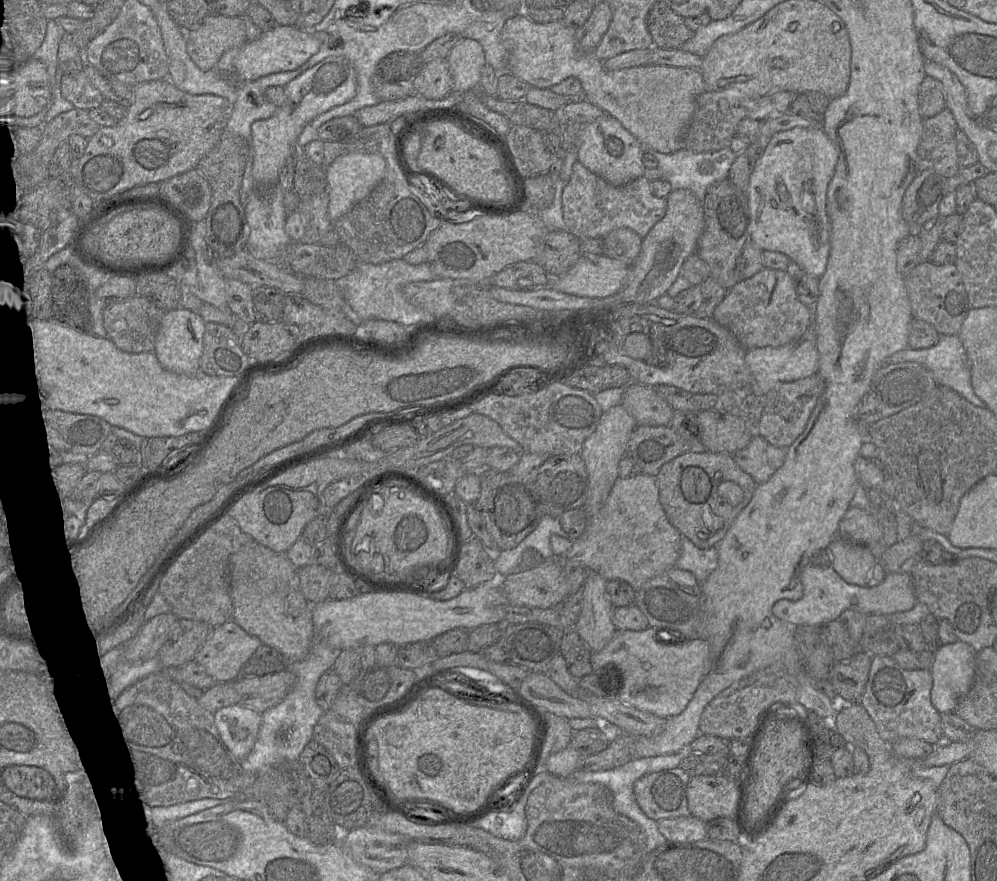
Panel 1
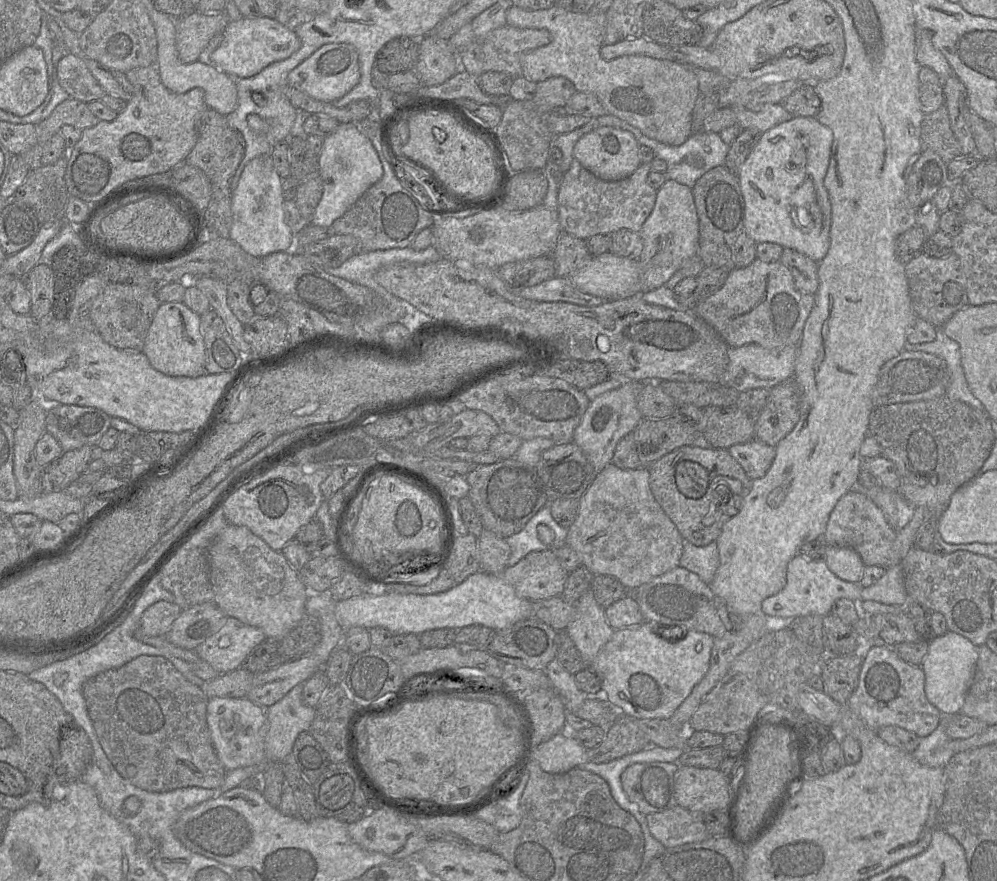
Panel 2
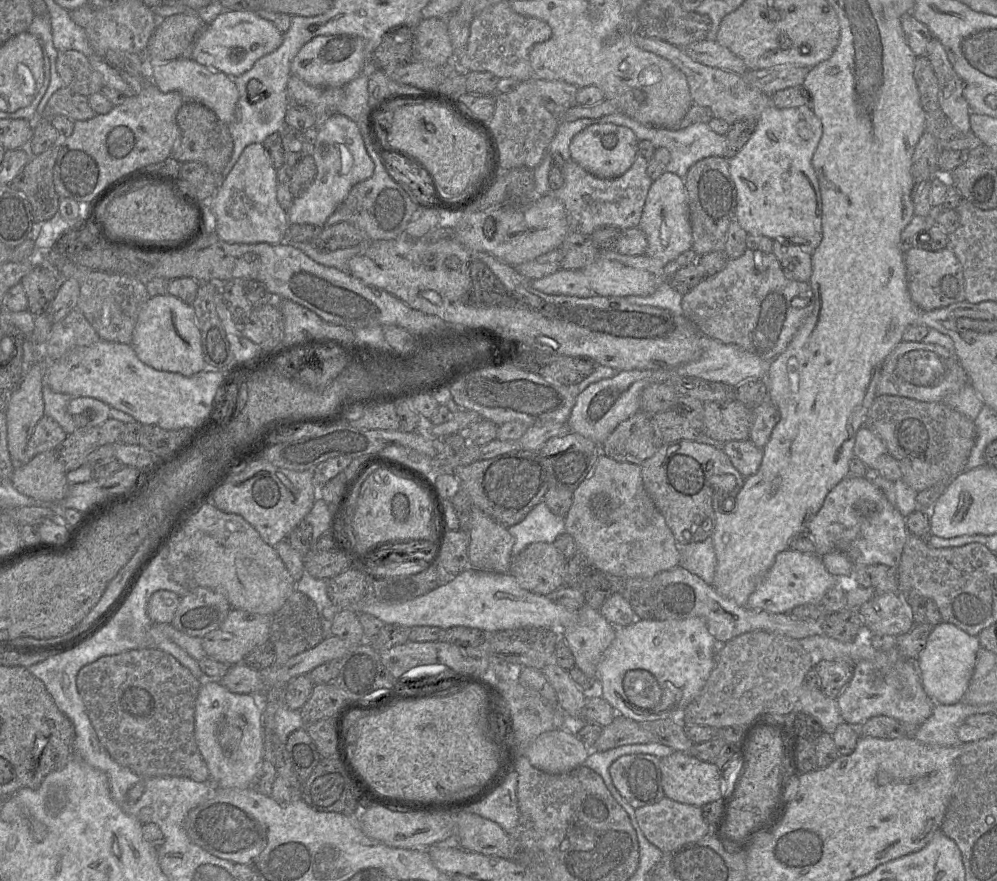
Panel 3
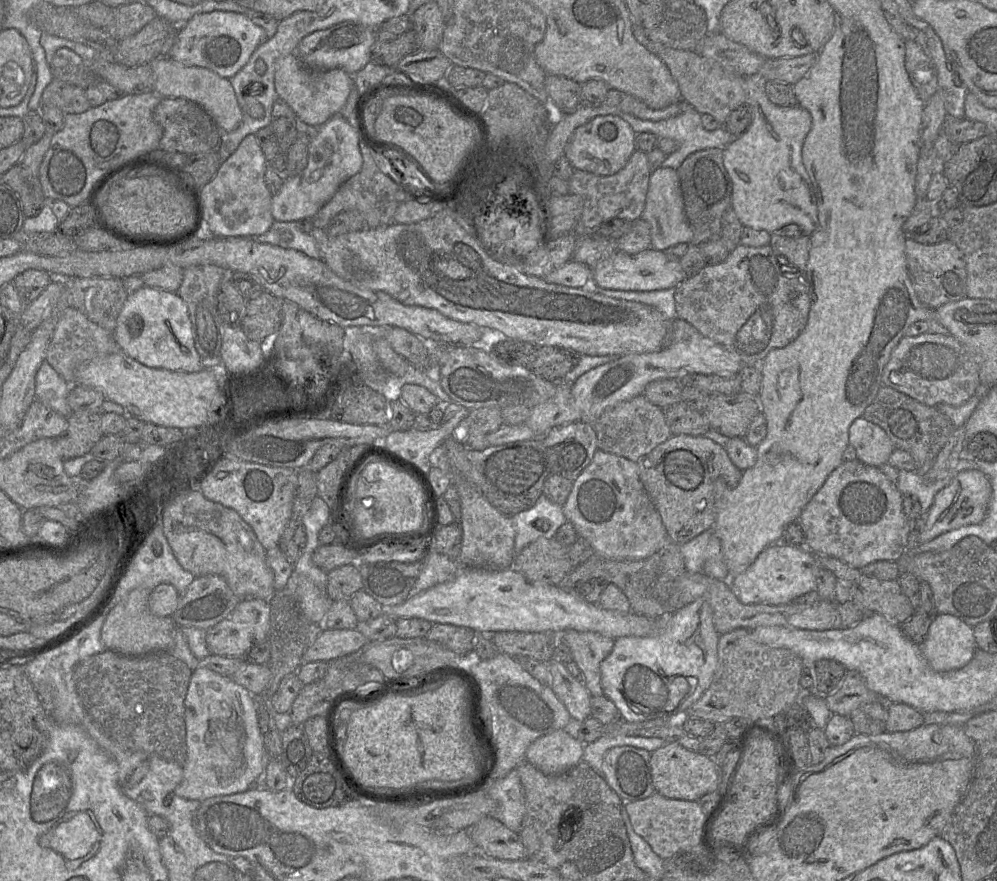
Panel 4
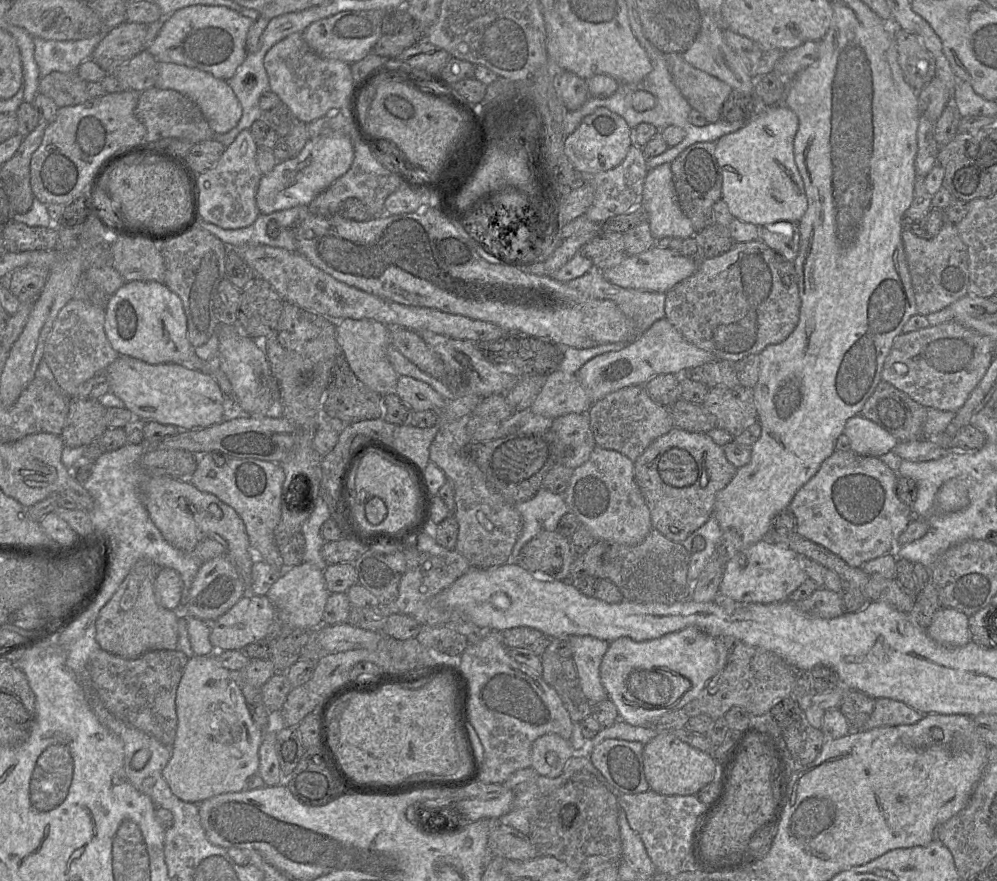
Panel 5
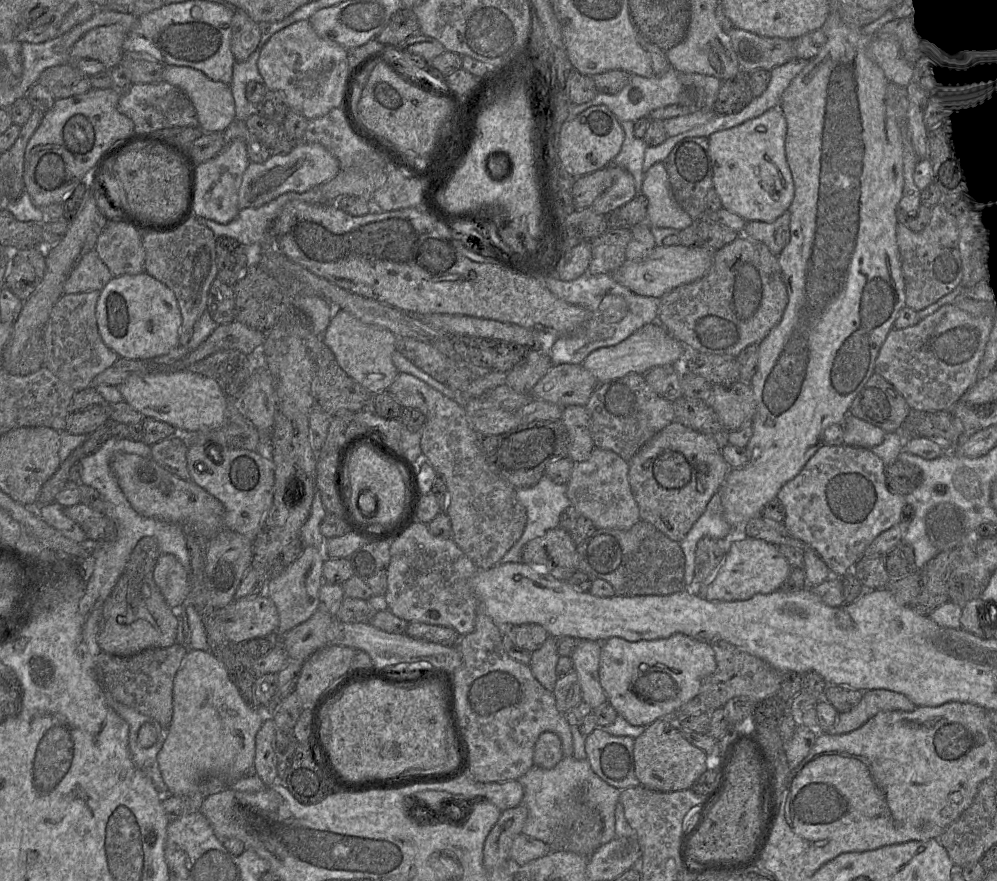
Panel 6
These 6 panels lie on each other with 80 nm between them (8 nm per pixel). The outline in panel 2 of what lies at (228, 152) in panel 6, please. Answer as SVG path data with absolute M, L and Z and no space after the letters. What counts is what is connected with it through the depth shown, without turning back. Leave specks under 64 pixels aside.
M261 155L245 165L237 187L232 192L229 239L257 258L274 252L292 252L295 246L296 234L285 221L281 180L270 155Z

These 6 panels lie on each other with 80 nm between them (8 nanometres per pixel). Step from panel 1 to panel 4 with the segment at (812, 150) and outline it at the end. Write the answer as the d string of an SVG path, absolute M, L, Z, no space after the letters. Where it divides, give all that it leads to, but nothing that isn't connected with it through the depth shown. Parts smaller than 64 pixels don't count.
M746 77L746 90L748 95L748 104L751 106L753 111L753 118L748 130L741 136L733 139L723 149L723 162L724 166L731 178L733 191L732 191L732 204L731 208L734 210L736 216L743 226L751 227L756 230L766 230L770 234L773 234L776 230L790 224L798 225L806 236L810 236L818 226L818 207L817 207L817 196L809 177L809 174L804 166L802 159L802 147L807 134L809 133L812 126L811 114L800 106L783 107L777 106L769 101L763 88L763 83L757 79L757 77Z

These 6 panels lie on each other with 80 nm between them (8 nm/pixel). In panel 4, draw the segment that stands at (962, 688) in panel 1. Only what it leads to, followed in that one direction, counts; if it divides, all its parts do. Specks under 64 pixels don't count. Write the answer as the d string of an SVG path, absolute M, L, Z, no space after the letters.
M950 614L937 615L921 646L923 657L938 672L964 667L976 651L973 628Z

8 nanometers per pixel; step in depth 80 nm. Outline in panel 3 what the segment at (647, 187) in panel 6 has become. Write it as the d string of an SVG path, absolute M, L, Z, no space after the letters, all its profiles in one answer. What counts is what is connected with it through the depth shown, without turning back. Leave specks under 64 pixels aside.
M664 171L652 182L638 227L647 239L648 246L645 254L664 265L675 261L679 255L692 249L693 232L683 178L675 173Z

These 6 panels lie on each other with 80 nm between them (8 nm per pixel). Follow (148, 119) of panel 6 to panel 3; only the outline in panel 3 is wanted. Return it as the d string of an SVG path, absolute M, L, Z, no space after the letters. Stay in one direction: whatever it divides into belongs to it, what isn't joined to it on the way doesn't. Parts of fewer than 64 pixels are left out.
M186 101L178 110L176 116L180 137L175 143L171 157L184 162L200 162L206 165L216 177L216 190L224 181L223 171L230 160L234 142L228 125L223 123L209 108Z

